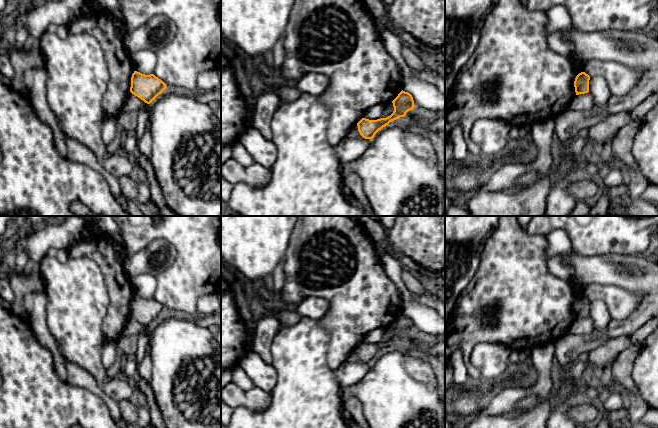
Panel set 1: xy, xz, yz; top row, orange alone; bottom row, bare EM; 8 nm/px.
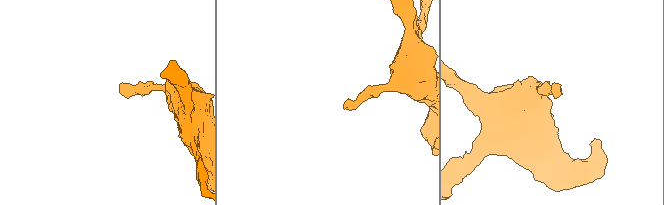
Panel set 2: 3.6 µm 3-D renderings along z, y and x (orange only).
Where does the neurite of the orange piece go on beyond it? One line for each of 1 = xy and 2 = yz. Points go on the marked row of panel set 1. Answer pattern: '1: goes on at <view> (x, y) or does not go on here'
1: does not go on here
2: does not go on here

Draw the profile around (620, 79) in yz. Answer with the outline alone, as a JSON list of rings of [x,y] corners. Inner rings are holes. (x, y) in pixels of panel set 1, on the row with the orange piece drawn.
[[[588,60],[584,72],[591,75],[602,75],[612,97],[625,97],[635,87],[643,72],[614,61]]]

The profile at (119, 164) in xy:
[[[122,151],[111,155],[107,154],[101,162],[103,167],[118,179],[122,176],[129,176],[134,166],[133,158]]]

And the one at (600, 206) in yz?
[[[600,181],[600,192],[587,216],[607,216],[610,204],[610,188]]]

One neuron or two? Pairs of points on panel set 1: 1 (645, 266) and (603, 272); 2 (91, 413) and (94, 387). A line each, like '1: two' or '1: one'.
1: one
2: two

